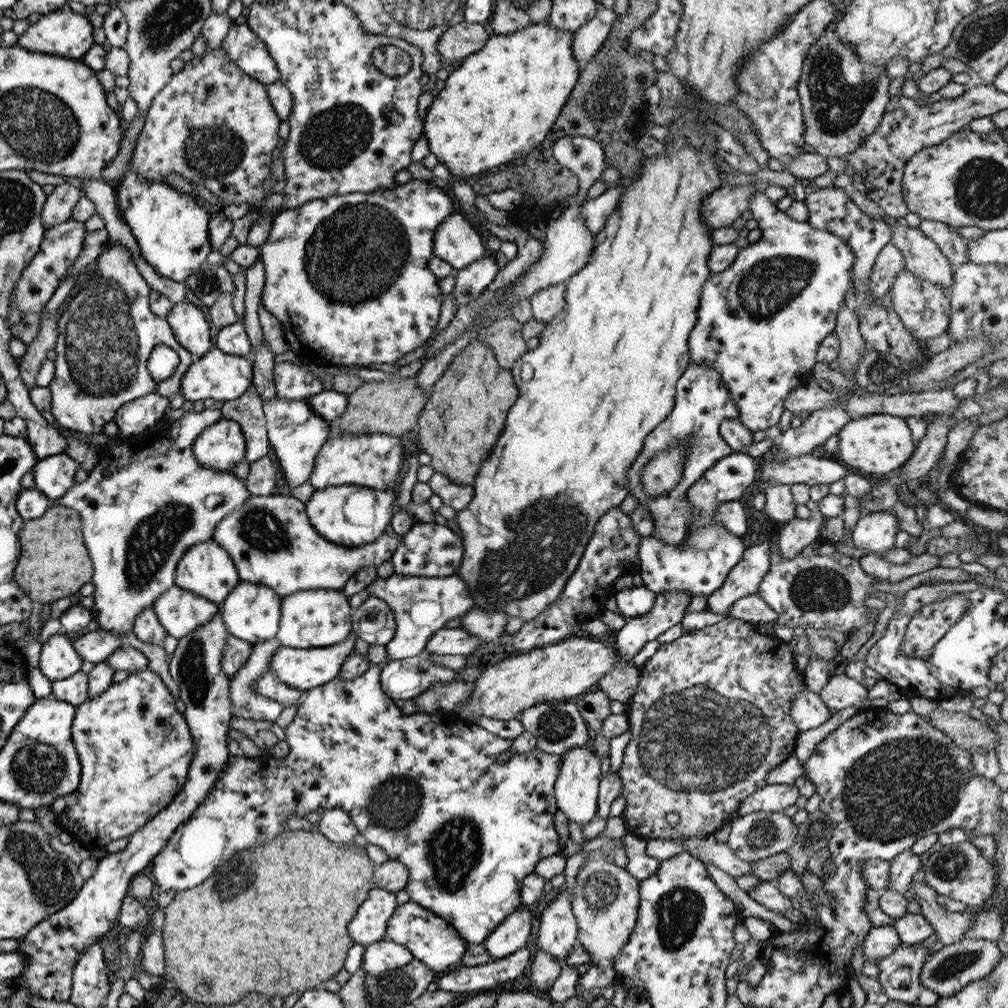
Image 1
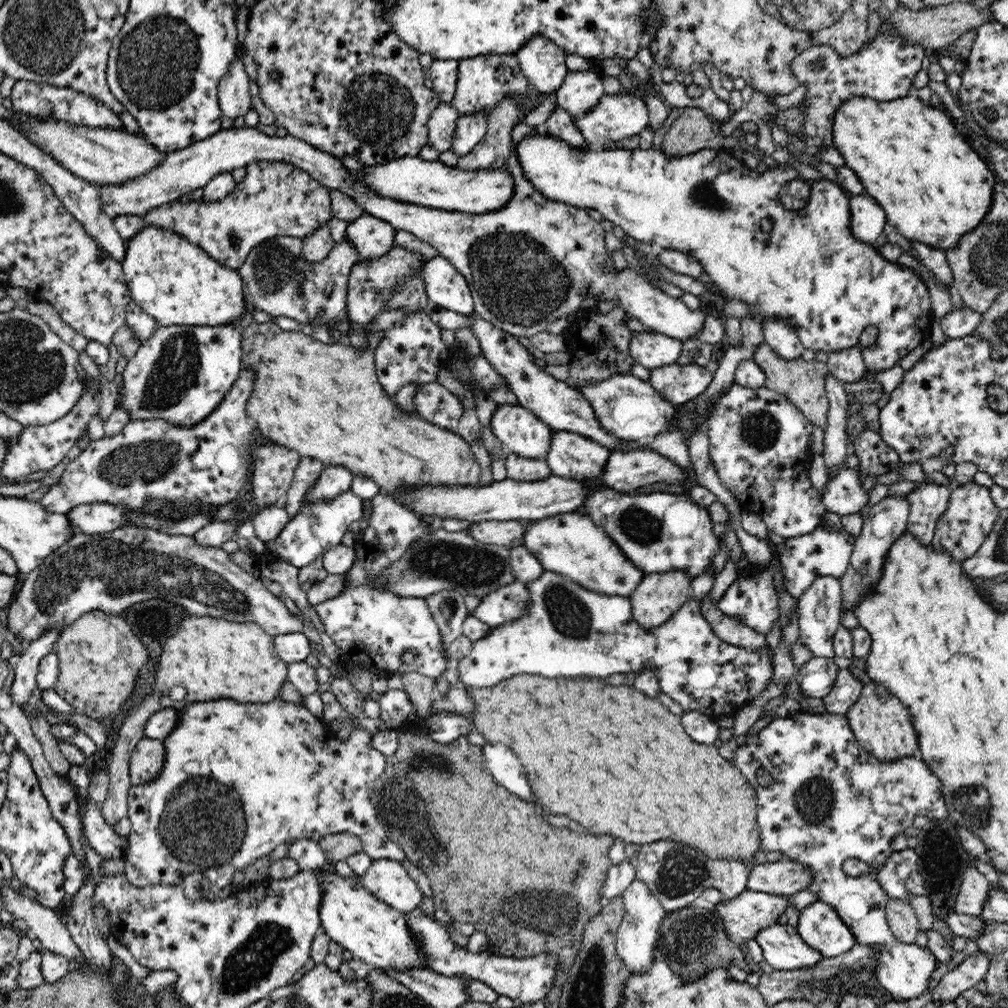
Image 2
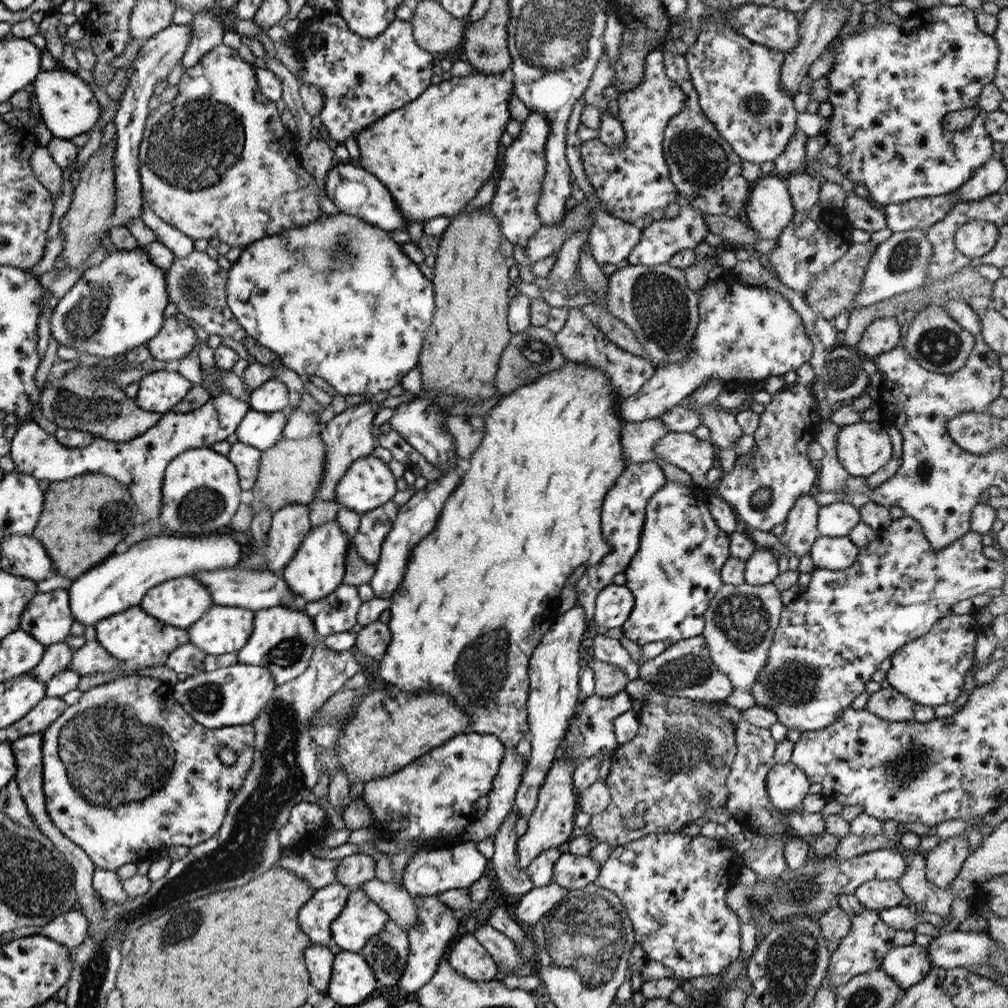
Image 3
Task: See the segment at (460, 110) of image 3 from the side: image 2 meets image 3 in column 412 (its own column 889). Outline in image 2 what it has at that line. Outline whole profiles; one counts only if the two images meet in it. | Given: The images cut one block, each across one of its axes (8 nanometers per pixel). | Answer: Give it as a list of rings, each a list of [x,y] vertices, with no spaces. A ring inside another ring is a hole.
[[[914,93],[894,100],[878,102],[869,96],[852,96],[838,106],[832,118],[832,146],[844,159],[844,166],[852,170],[870,196],[884,213],[888,223],[910,241],[918,241],[934,248],[952,248],[963,235],[976,229],[986,217],[993,202],[998,177],[988,169],[975,145],[967,143],[950,116],[942,107],[926,105]]]

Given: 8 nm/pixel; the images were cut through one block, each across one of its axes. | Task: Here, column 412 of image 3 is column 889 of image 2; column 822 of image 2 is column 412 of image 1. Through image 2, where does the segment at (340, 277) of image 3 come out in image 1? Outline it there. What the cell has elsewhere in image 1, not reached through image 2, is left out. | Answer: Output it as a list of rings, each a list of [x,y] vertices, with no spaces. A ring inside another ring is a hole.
[[[410,179],[406,183],[395,185],[393,190],[371,193],[350,193],[333,195],[325,199],[305,202],[299,208],[278,210],[271,223],[269,237],[258,247],[260,258],[265,268],[264,283],[260,296],[263,308],[272,314],[281,325],[283,339],[289,349],[302,363],[314,363],[319,366],[356,366],[368,364],[393,363],[398,358],[417,350],[433,334],[439,318],[439,306],[443,299],[439,288],[438,278],[427,268],[429,260],[434,256],[432,250],[435,228],[449,218],[449,214],[459,211],[454,198],[447,189],[430,185],[429,181]]]

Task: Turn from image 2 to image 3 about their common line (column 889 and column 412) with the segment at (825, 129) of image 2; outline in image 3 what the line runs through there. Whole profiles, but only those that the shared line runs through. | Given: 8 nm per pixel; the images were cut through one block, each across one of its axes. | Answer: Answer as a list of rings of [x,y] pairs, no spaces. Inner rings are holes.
[[[338,12],[316,13],[311,19],[301,21],[296,32],[295,40],[299,49],[295,50],[295,55],[301,62],[296,81],[298,86],[313,86],[323,94],[323,107],[318,115],[321,130],[332,144],[343,145],[349,136],[357,135],[363,128],[377,122],[381,116],[411,102],[430,85],[429,78],[434,72],[431,64],[433,56],[417,46],[410,21],[395,19],[381,34],[363,38],[348,29],[345,19]]]

